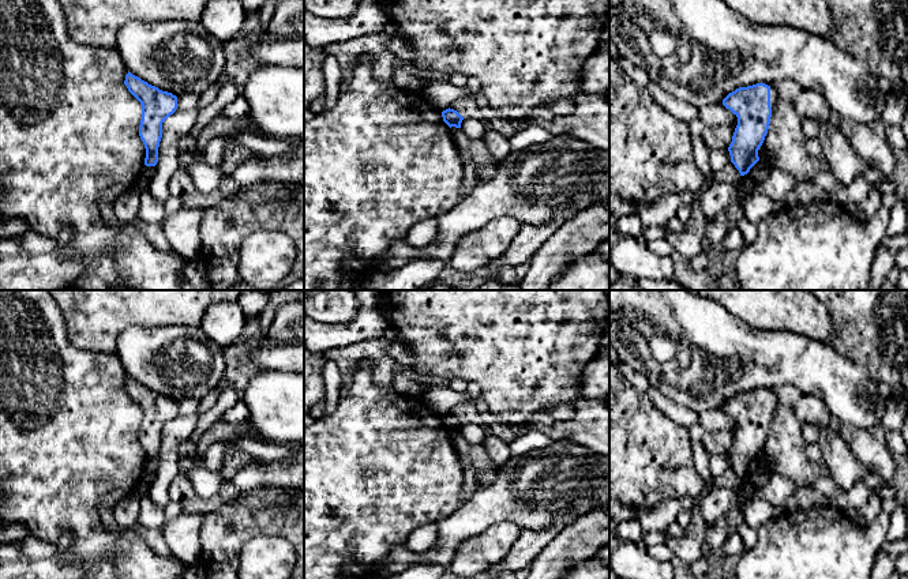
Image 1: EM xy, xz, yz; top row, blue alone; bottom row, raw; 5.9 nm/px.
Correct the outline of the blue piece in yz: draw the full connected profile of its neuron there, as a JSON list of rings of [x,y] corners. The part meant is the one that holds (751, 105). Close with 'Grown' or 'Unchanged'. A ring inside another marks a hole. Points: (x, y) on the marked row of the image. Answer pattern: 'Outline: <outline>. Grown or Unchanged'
Outline: [[[757,83],[729,93],[723,105],[738,117],[728,147],[731,162],[744,176],[759,161],[758,150],[769,129],[777,87]]]. Grown

